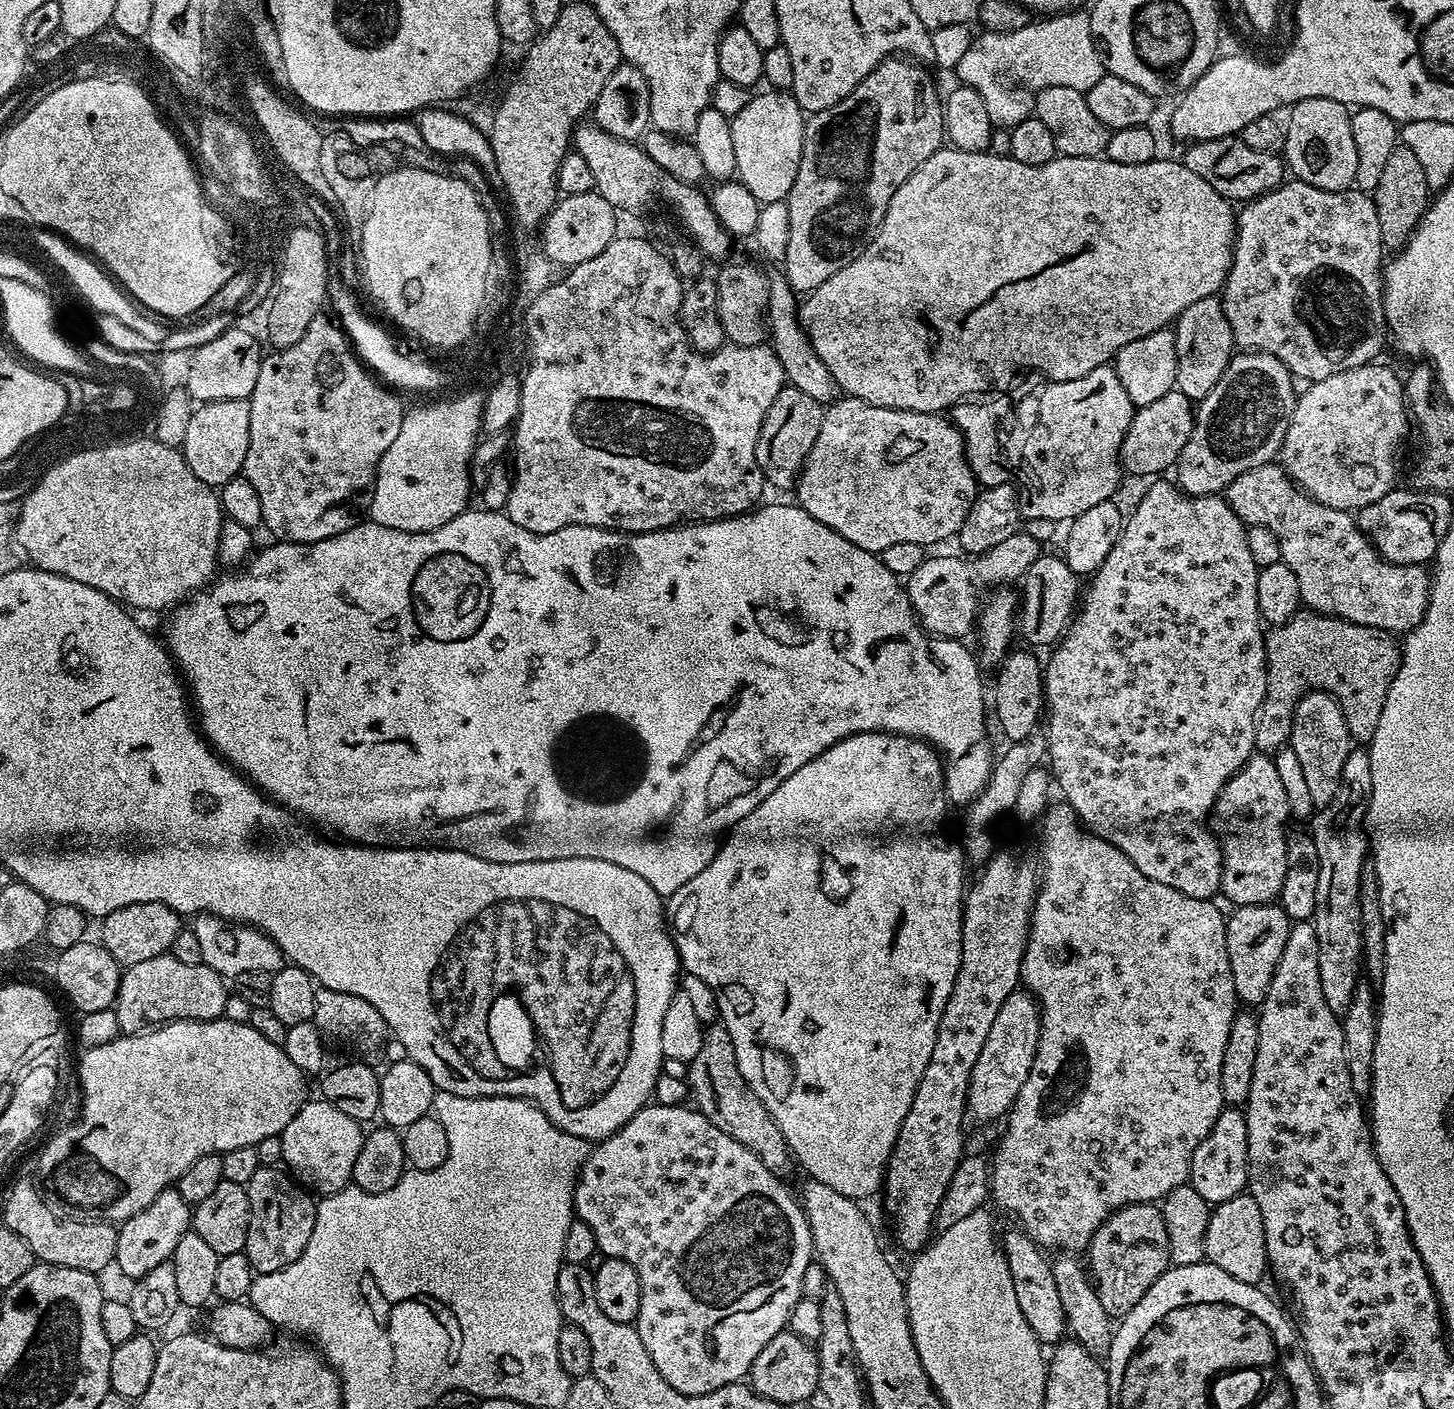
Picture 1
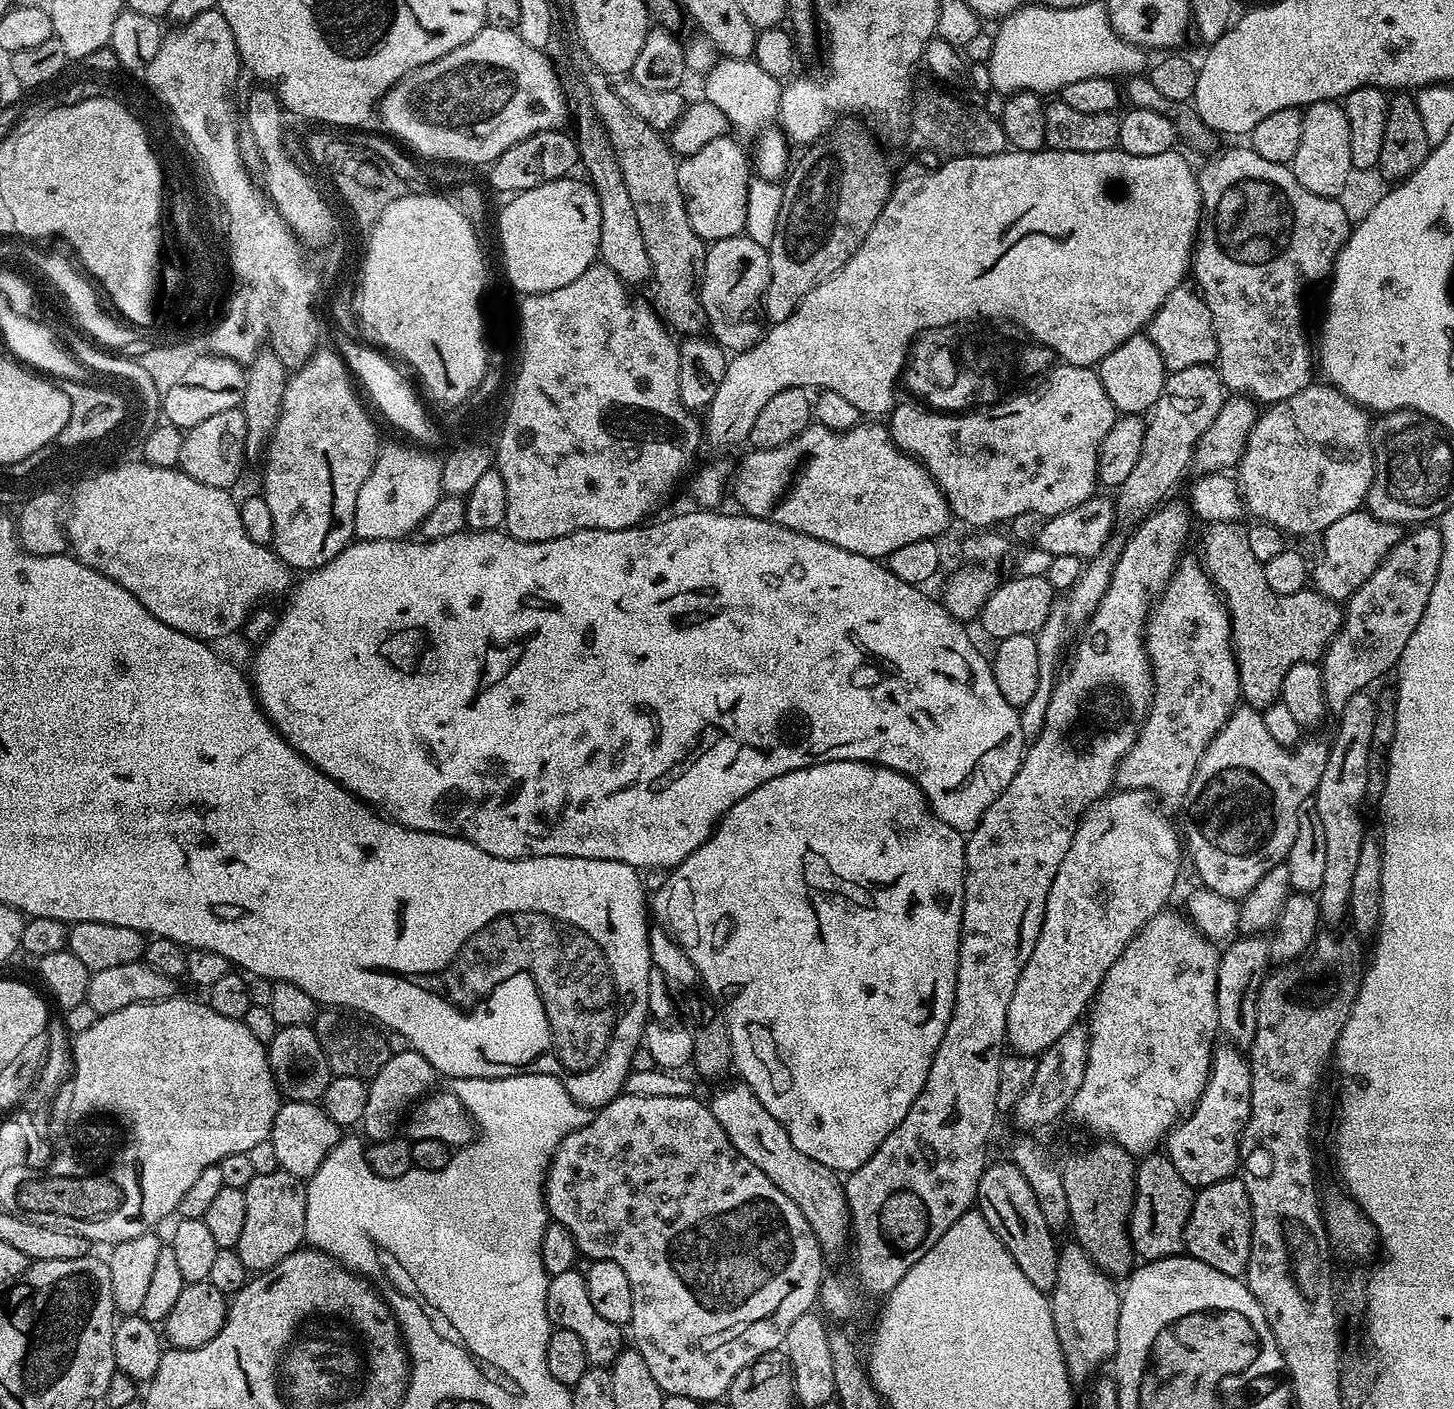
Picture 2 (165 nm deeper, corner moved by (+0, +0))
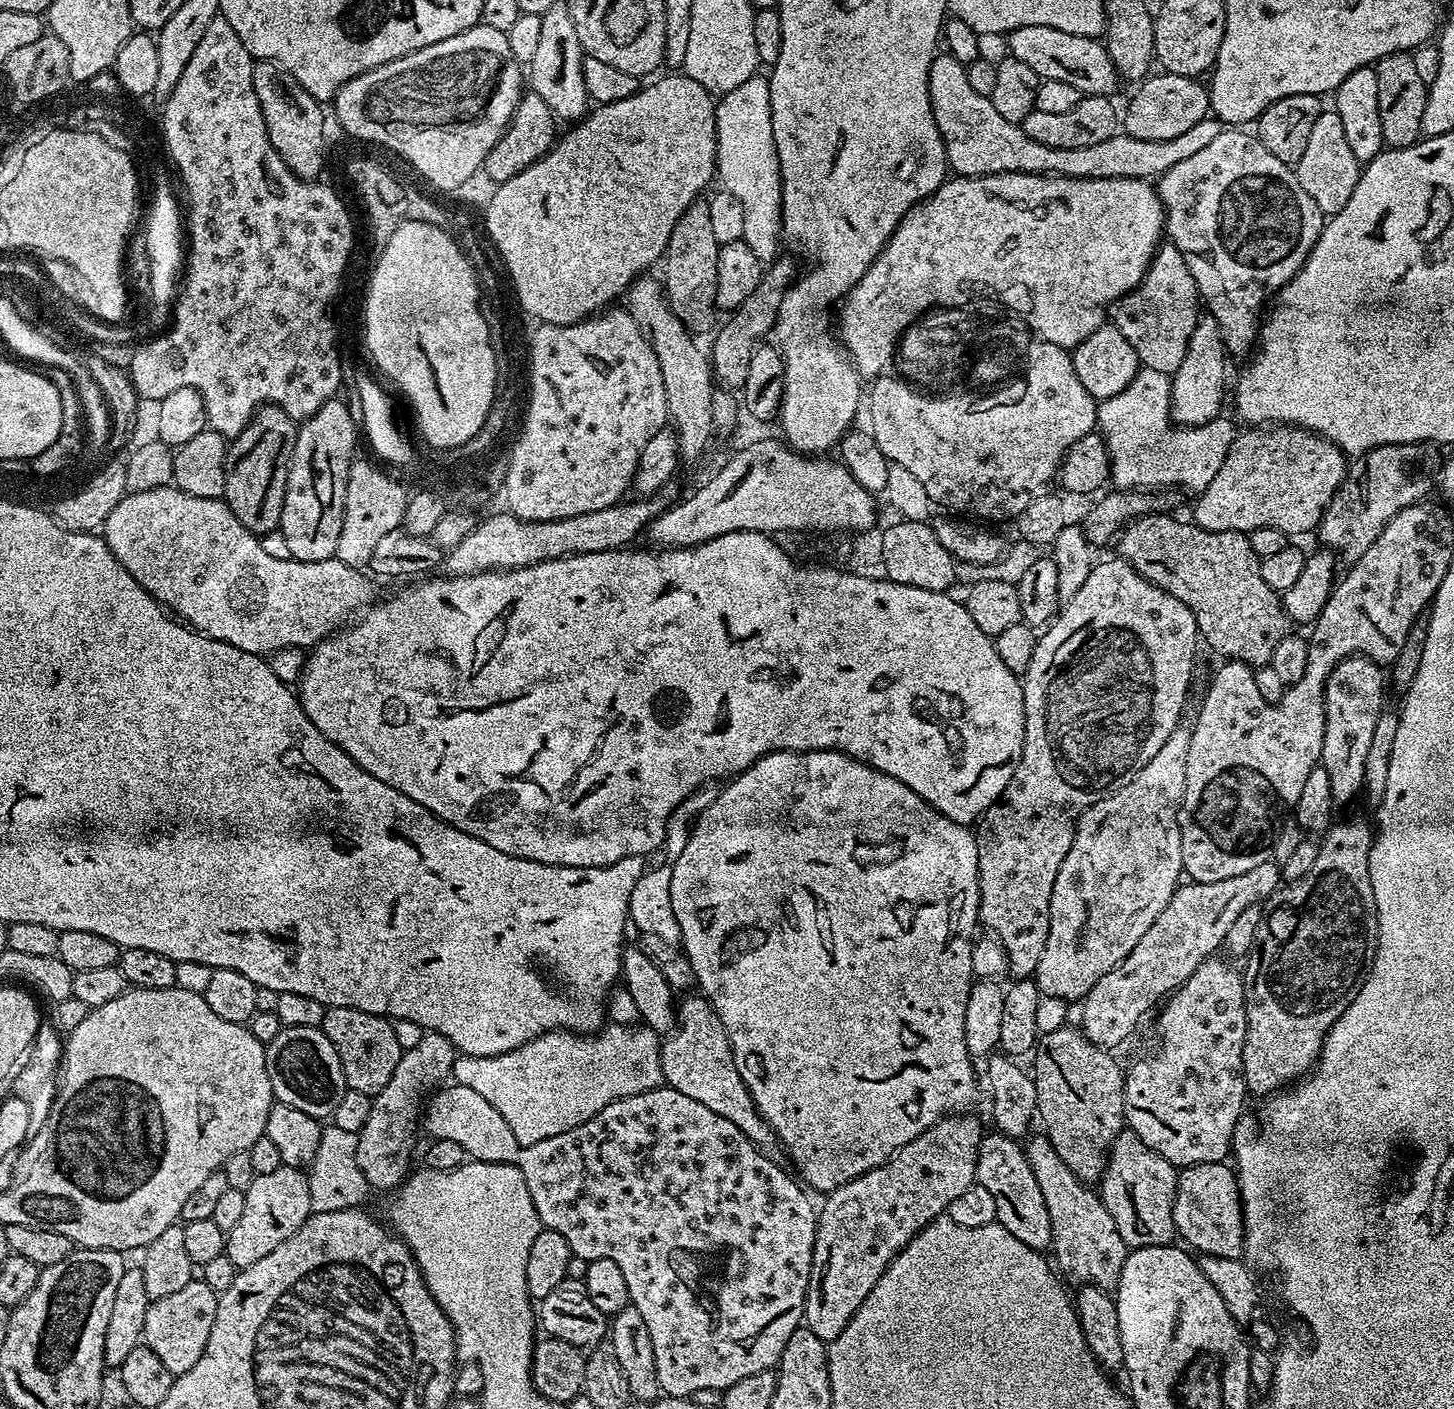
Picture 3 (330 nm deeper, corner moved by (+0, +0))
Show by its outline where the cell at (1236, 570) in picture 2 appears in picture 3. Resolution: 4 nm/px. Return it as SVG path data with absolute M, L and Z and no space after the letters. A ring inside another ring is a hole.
M1169 514L1137 516L1121 531L1119 559L1128 561L1136 572L1142 574L1154 586L1174 594L1192 611L1196 619L1197 633L1224 660L1241 660L1249 666L1271 665L1274 646L1290 634L1290 621L1281 593L1262 582L1260 559L1250 550L1250 538L1246 532L1211 532L1199 528L1187 519L1175 520Z

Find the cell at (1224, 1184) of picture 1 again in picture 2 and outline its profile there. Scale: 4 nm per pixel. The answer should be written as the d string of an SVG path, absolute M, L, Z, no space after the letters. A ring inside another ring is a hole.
M1223 1047L1212 1053L1212 1069L1200 1101L1166 1137L1168 1160L1193 1190L1229 1179L1240 1164L1240 1134L1250 1114L1252 1066L1243 1051Z

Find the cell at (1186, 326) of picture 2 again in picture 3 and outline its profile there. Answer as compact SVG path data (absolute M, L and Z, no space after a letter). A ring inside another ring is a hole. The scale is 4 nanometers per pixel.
M1164 242L1156 249L1139 286L1116 301L1110 320L1122 338L1134 346L1134 354L1138 354L1143 367L1173 374L1186 355L1201 304L1200 291L1196 289L1190 266L1186 266L1186 258L1172 243Z

